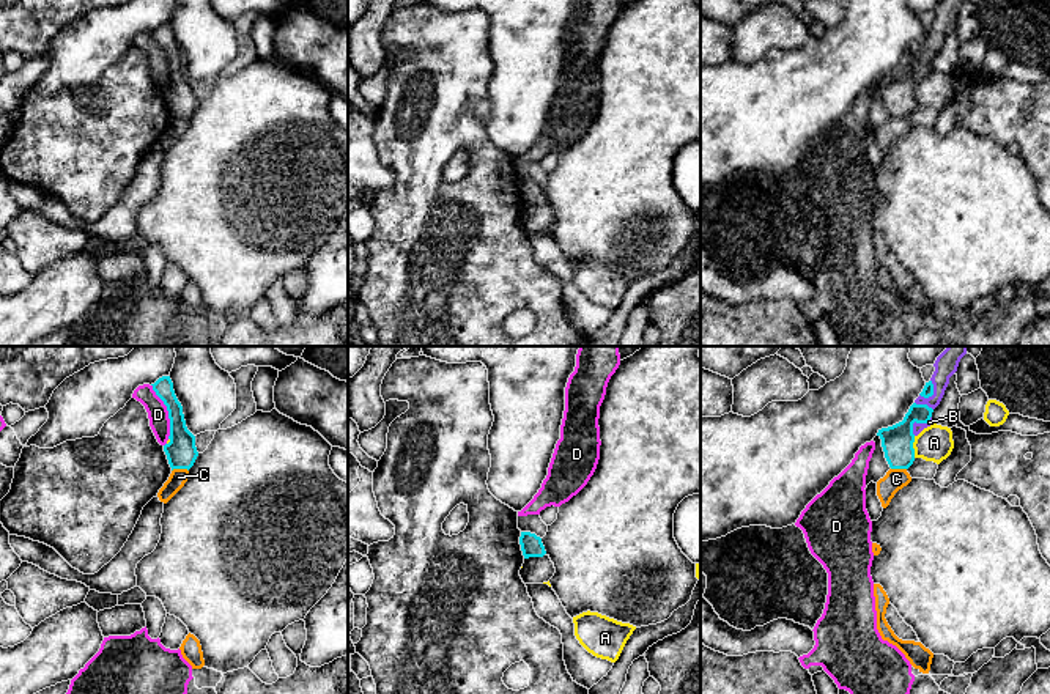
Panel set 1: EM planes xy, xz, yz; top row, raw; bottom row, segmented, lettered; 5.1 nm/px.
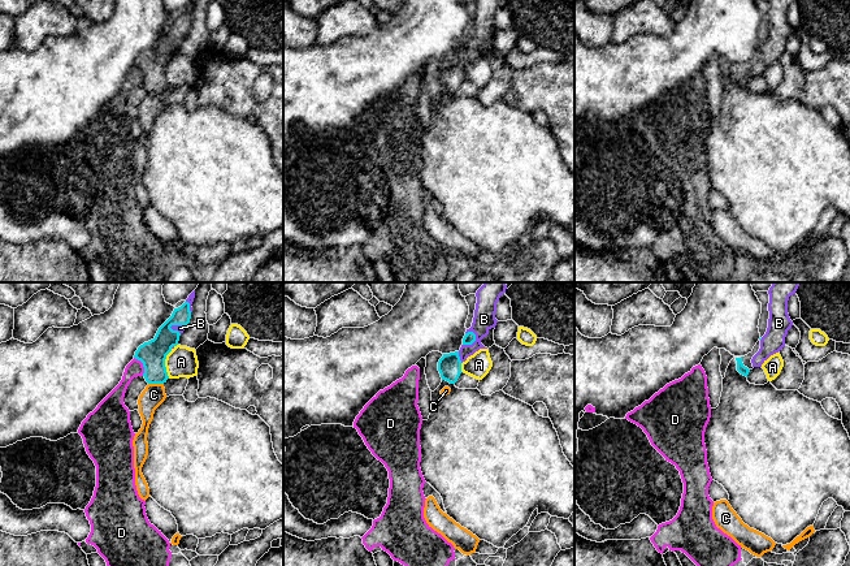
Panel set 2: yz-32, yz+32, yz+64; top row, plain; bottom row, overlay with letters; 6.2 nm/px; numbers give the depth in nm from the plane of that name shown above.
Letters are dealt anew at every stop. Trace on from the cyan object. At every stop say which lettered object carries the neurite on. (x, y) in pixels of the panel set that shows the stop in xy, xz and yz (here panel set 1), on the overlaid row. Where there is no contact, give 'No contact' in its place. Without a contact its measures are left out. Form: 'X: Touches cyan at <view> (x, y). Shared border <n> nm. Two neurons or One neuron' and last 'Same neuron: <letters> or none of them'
A: Touches cyan at yz (912, 447). Shared border 110 nm. Two neurons
B: Touches cyan at yz (918, 422). Shared border 140 nm. One neuron
C: Touches cyan at xy (180, 468). Shared border 90 nm. Two neurons
D: Touches cyan at xy (167, 409). Shared border 300 nm. Two neurons
Same neuron: B

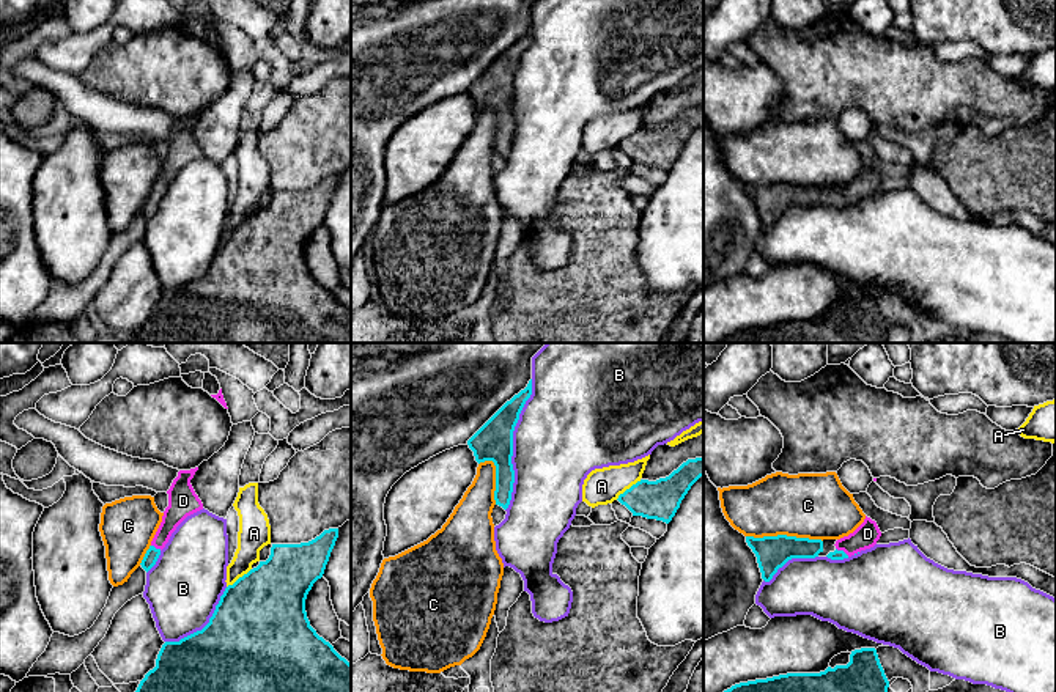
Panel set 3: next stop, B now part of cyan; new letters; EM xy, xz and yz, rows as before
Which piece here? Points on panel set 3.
A: Touches cyan at xz (630, 488). Shared border 170 nm. Two neurons
B: Touches cyan at xz (512, 445). Shared border 700 nm. Two neurons
C: Touches cyan at yz (784, 535). Shared border 400 nm. Two neurons
D: Touches cyan at yz (842, 551). Shared border 80 nm. One neuron
Same neuron: D

